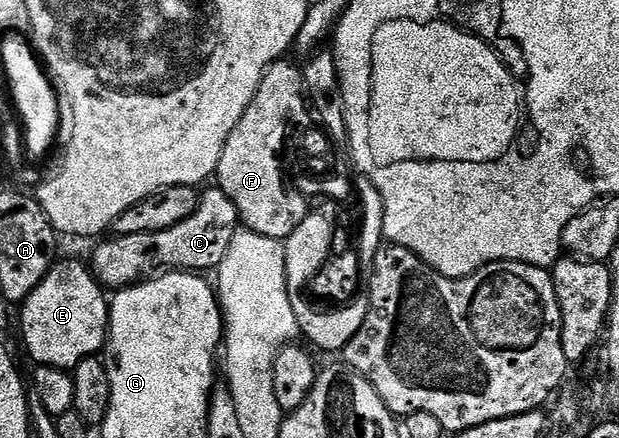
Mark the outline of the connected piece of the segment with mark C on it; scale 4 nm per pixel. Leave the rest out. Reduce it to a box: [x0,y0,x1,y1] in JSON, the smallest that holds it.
[90,188,241,292]

